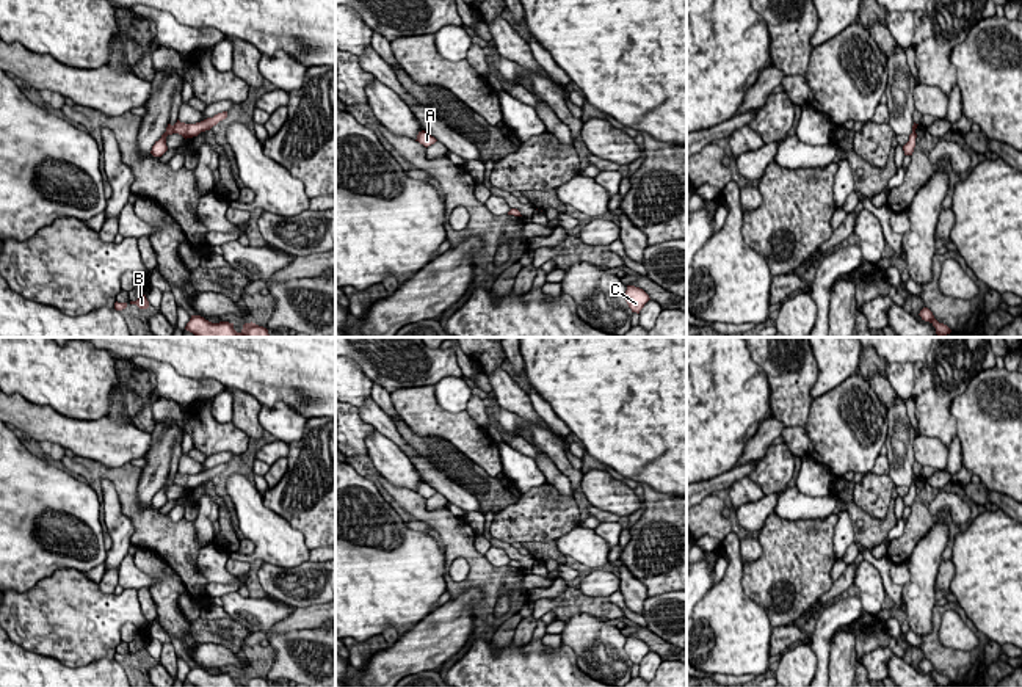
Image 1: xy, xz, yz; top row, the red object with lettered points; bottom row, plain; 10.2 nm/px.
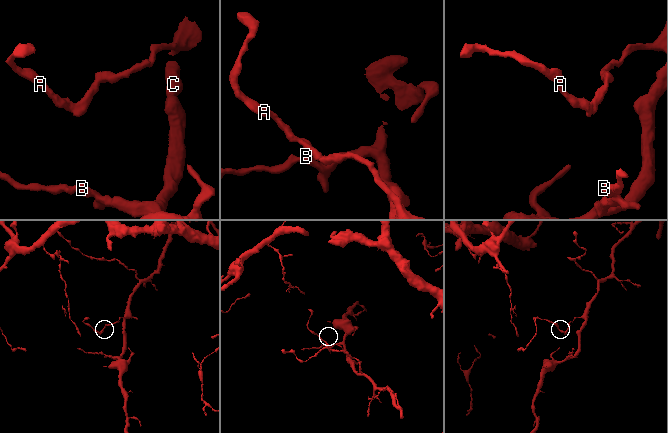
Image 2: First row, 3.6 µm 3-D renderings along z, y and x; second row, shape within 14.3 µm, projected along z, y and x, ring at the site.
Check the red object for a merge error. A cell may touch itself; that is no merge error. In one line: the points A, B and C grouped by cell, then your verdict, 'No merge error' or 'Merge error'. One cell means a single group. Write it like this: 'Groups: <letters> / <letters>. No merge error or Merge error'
Groups: A / B C. Merge error

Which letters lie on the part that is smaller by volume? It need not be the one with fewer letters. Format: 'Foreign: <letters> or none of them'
Foreign: A

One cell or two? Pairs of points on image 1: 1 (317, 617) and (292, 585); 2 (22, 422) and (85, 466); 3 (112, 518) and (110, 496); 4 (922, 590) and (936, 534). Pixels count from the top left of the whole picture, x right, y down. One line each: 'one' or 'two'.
1: two
2: two
3: one
4: one

